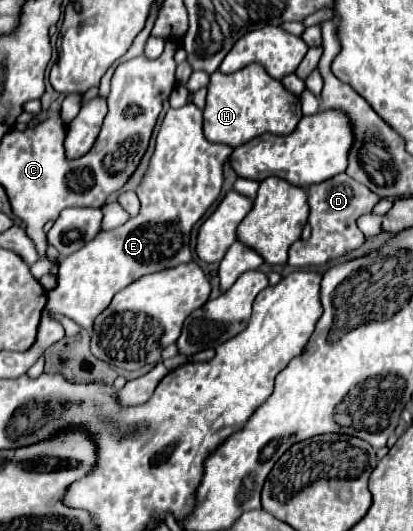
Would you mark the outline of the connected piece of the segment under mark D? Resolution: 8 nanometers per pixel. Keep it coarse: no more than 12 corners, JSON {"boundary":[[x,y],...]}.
{"boundary":[[337,174],[309,190],[311,238],[289,266],[325,266],[359,246],[381,200]]}

